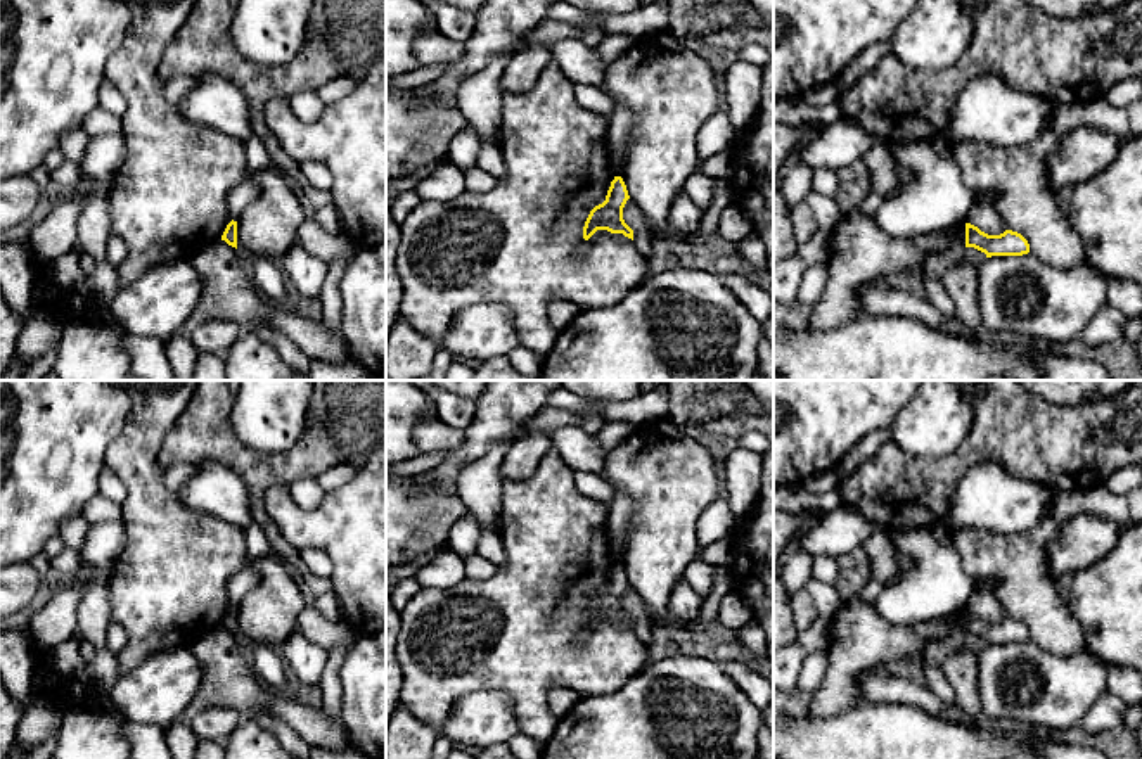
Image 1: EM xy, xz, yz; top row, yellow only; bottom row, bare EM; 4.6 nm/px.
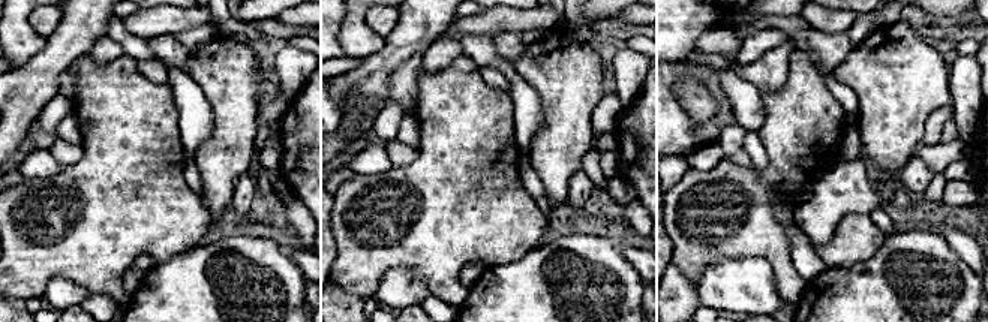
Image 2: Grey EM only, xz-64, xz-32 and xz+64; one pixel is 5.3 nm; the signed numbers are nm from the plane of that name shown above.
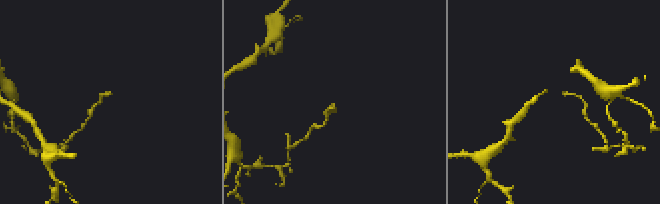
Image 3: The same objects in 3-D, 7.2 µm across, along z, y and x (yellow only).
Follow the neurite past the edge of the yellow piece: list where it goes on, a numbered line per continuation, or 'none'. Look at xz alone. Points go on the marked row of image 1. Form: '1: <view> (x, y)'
none

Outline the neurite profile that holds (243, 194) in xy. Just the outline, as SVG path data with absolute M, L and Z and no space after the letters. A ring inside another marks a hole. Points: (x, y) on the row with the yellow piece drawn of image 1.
M253 135L247 142L244 142L244 150L246 171L242 182L232 187L227 197L228 214L234 221L237 221L241 213L260 195L254 176L272 166L270 156L258 137Z

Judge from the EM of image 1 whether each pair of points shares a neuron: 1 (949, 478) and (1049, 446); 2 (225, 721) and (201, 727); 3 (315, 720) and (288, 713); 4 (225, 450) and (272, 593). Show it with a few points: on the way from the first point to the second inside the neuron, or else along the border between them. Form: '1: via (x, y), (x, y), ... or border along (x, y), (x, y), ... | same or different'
1: via (973, 452), (978, 446), (1023, 446) | same
2: via (220, 721), (206, 725) | same
3: via (308, 720), (295, 713) | same
4: border along (272, 552), (298, 585) | different

